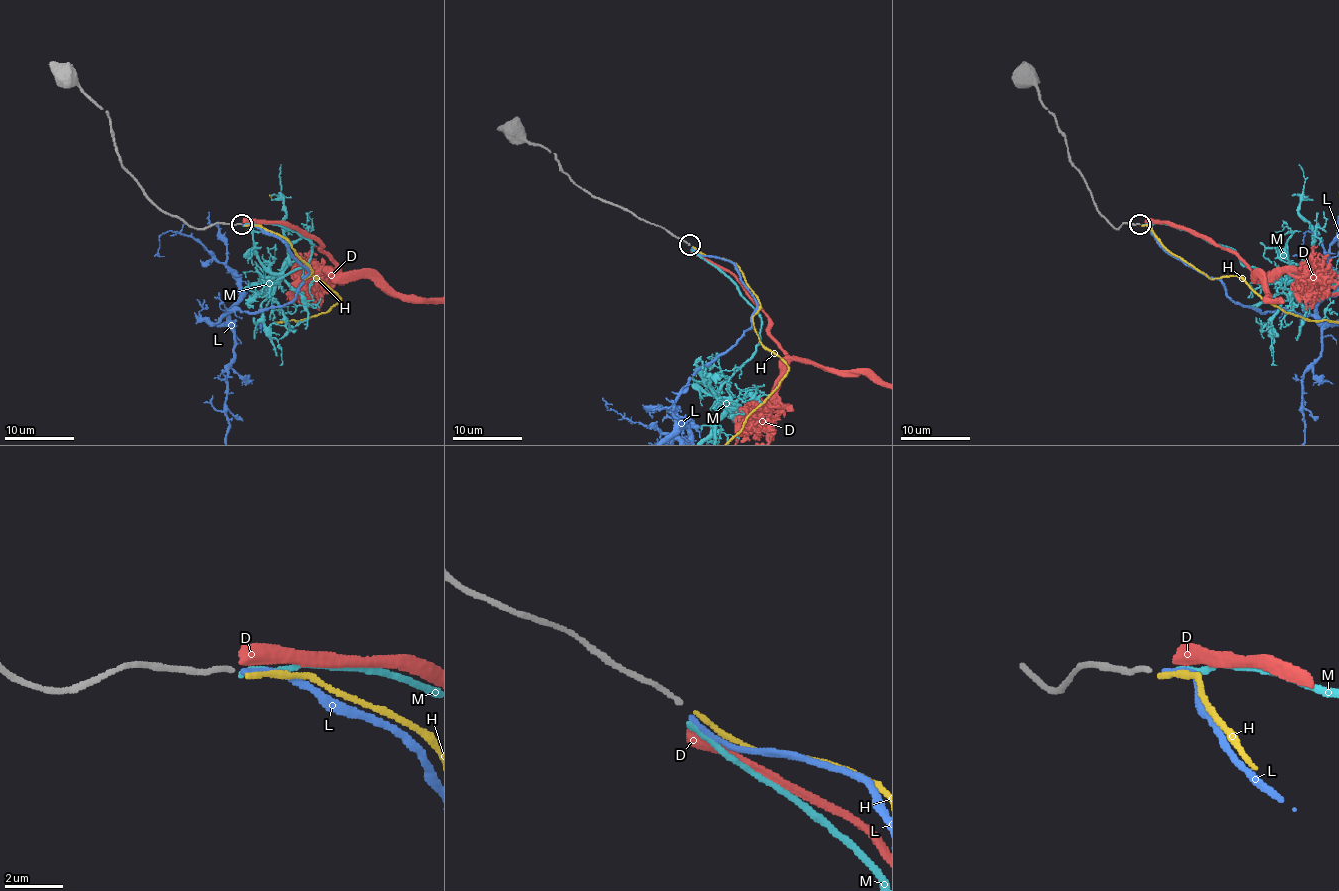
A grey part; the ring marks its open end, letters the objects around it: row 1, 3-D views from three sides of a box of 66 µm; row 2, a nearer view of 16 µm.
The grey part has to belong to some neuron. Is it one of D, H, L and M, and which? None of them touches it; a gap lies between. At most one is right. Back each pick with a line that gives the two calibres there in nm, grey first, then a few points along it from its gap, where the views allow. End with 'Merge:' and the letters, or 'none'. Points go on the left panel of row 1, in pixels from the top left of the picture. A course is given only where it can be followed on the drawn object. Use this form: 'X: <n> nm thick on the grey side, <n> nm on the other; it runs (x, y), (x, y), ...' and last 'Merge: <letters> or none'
M: 160 nm thick on the grey side, 170 nm on the other
Merge: M

